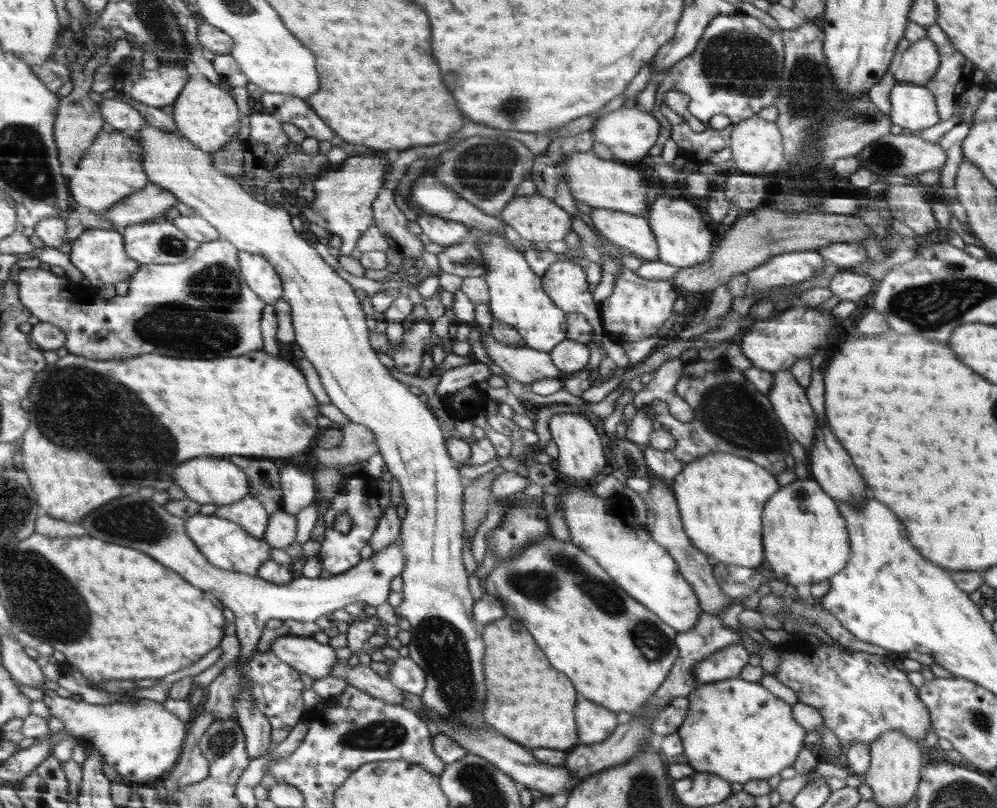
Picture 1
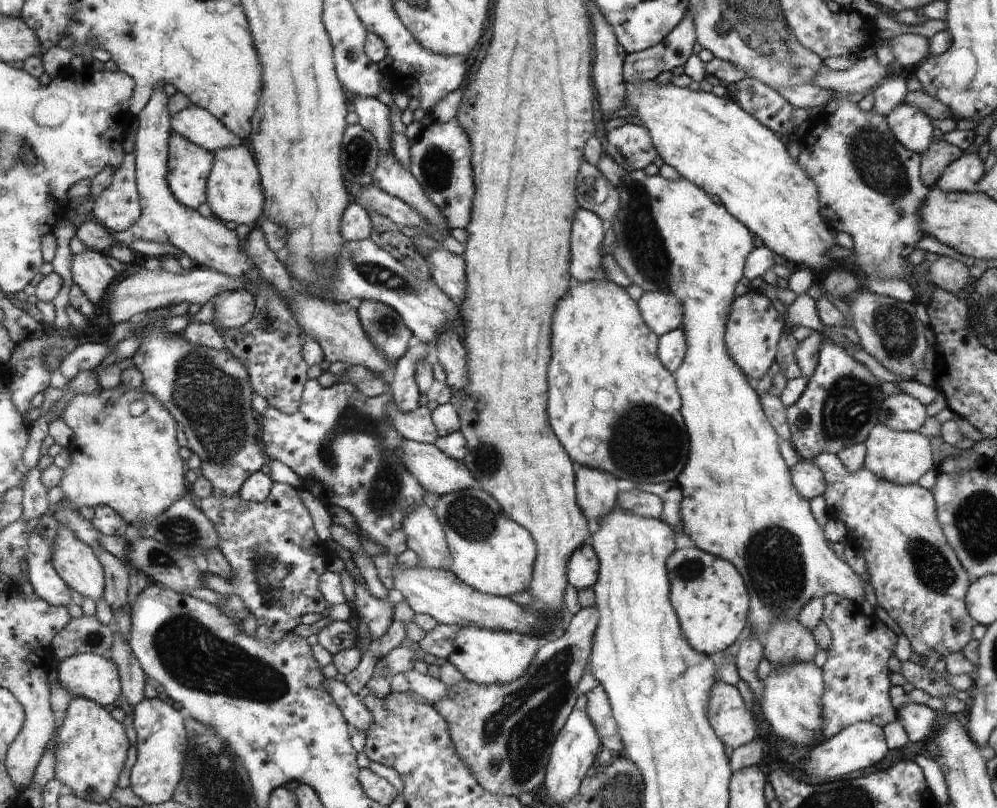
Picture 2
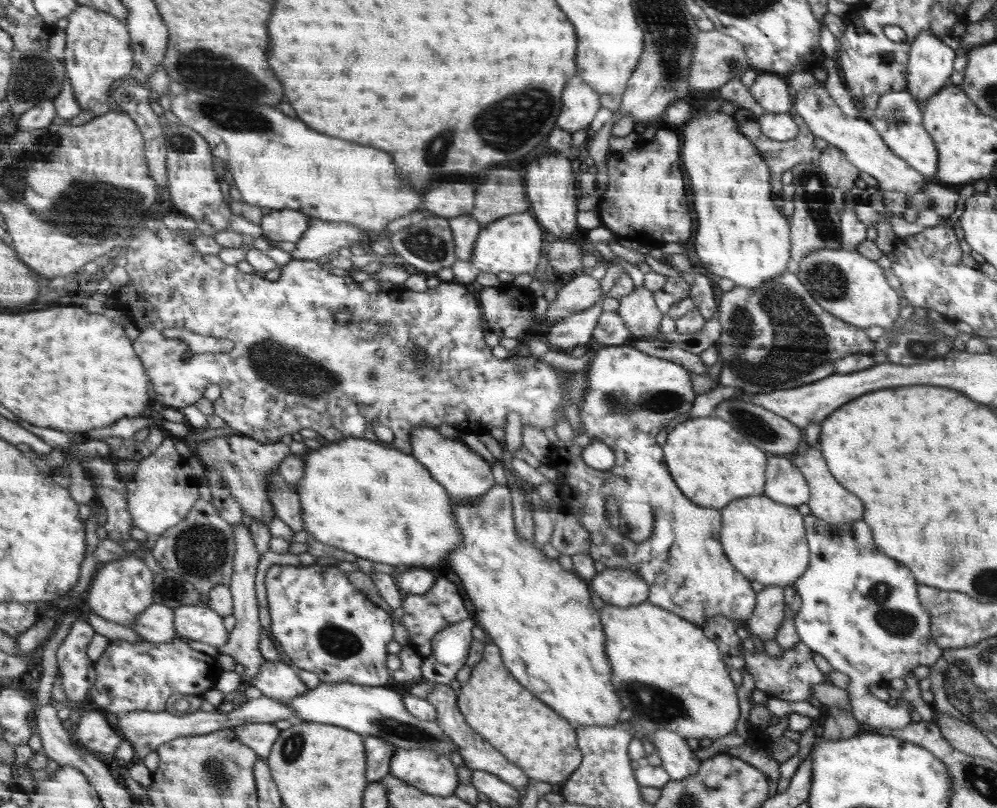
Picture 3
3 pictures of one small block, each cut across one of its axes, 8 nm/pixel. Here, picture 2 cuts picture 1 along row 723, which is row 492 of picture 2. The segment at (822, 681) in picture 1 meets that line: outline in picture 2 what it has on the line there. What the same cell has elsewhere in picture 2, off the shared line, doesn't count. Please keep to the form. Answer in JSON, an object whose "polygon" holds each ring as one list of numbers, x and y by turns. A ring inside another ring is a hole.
{"polygon":[[818,454,813,463,822,472,827,486,823,496,828,507,828,518,842,522,847,532,856,538,856,546,862,551,868,567,869,582,876,593,876,602,908,637,913,652,921,657,937,654,941,660,952,653,960,653,972,640,970,632,977,622,970,610,966,610,966,595,972,583,943,532,934,494,917,483,895,484,878,477,864,466,860,471,851,472,837,454]]}

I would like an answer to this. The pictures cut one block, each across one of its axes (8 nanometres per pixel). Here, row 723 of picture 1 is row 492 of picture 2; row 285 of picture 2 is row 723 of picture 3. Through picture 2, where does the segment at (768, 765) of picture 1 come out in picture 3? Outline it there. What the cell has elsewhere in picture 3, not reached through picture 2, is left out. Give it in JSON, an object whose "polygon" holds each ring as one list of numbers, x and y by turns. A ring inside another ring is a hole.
{"polygon":[[647,600,630,607,600,603,600,618,607,634,606,648,613,671,612,684,616,686,625,706,627,720,634,727,647,735,666,730,674,731,686,739,702,740,708,737,713,741,736,730,740,718,736,687,728,676,716,643,704,636,700,626]]}

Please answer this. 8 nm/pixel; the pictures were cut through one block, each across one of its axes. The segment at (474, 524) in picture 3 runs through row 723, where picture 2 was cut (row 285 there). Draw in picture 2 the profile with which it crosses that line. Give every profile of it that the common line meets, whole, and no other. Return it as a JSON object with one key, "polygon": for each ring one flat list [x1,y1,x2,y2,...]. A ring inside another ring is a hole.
{"polygon":[[572,280,571,290,568,296,564,296,564,304,556,308,556,324,552,324,552,344,556,344,556,360,552,360,552,368,548,368,548,384,552,384,552,428,556,428,556,436,564,440,564,448,572,452,572,460,578,464,604,470,618,479,627,479,636,484,643,482,664,482,666,480,676,480,679,478,688,460,690,444,688,444,688,432,682,414,682,398,678,396,674,384,675,376,664,366,663,362,656,356,656,334,651,332,651,328,643,320,638,312,638,304,633,298,628,296,628,292,620,286,616,286,612,281,592,281,591,283]]}

